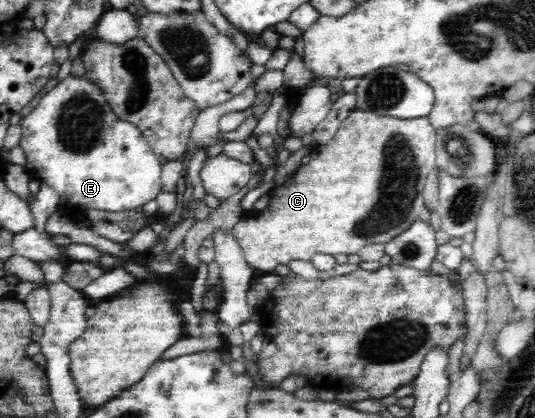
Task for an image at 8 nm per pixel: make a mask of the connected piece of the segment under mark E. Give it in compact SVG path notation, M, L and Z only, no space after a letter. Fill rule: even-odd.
M69 75L51 91L44 91L39 101L32 105L33 111L22 119L22 137L18 146L24 152L26 171L59 194L60 206L71 215L85 215L90 209L122 212L141 210L161 190L161 159L150 149L139 129L130 122L117 118L99 86L85 77Z

